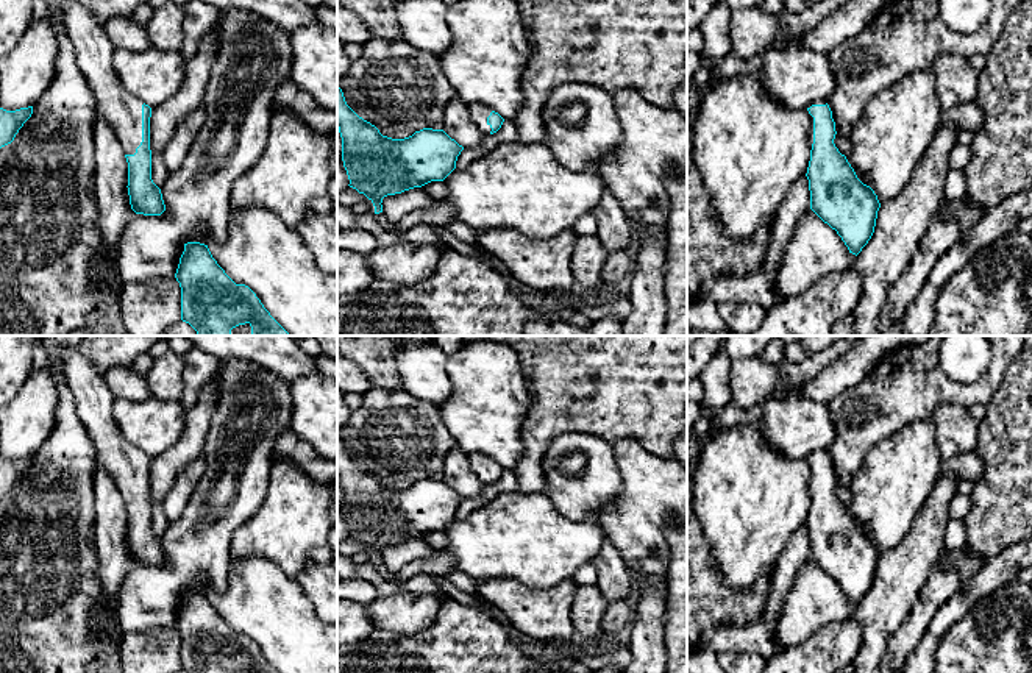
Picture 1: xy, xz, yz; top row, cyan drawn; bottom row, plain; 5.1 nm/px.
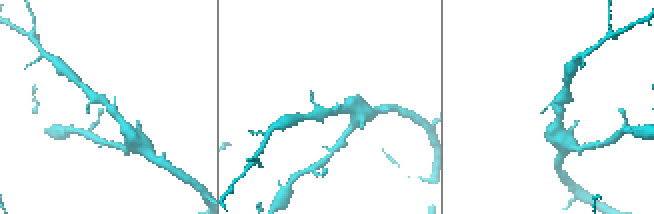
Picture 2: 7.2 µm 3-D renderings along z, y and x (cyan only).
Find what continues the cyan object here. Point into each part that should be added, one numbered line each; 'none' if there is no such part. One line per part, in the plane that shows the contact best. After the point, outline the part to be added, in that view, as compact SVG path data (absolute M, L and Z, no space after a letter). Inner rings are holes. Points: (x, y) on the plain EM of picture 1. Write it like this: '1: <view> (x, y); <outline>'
1: xy (94, 400); M61 345L56 350L62 376L73 393L77 414L97 450L97 465L116 482L125 504L134 504L142 492L144 451L126 442L114 420L116 401L105 376L80 348Z

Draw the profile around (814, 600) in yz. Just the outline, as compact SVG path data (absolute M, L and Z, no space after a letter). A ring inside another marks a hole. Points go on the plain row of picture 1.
M812 559L804 562L793 579L778 617L774 636L782 650L802 643L817 629L854 615L842 587Z

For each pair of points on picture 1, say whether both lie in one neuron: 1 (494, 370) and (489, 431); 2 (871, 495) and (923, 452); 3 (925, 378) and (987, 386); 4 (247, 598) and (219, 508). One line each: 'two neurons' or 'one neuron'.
1: one neuron
2: one neuron
3: one neuron
4: two neurons

